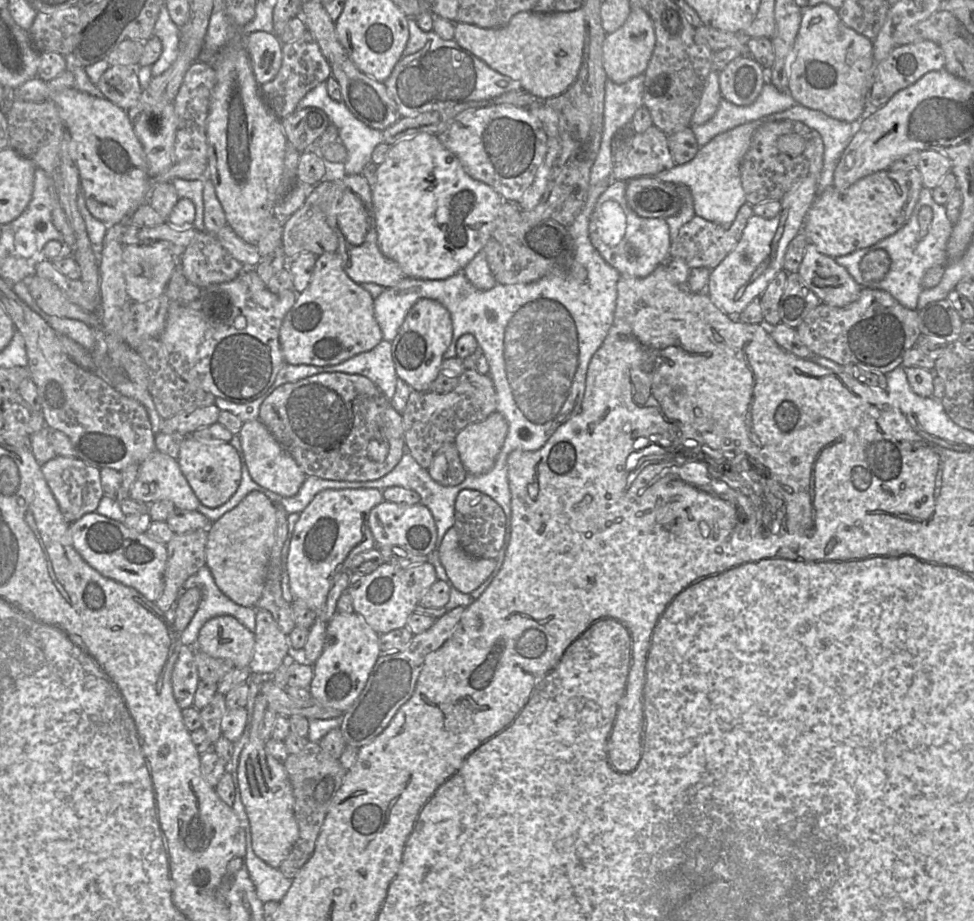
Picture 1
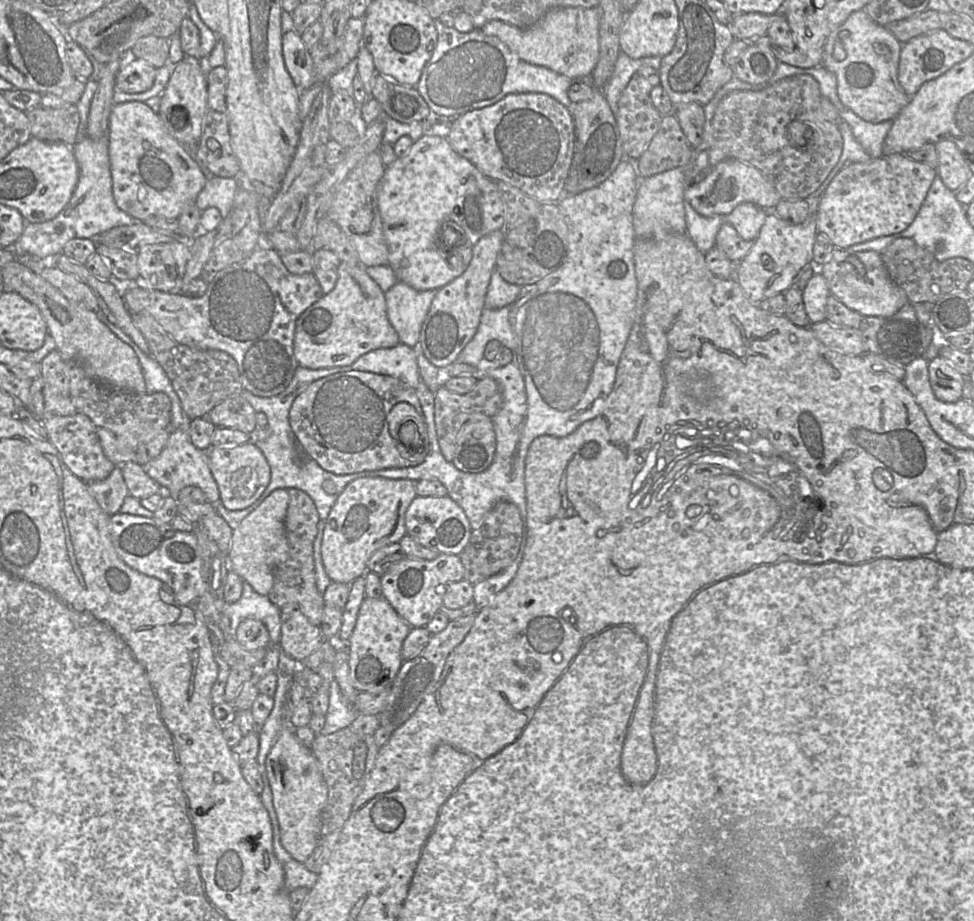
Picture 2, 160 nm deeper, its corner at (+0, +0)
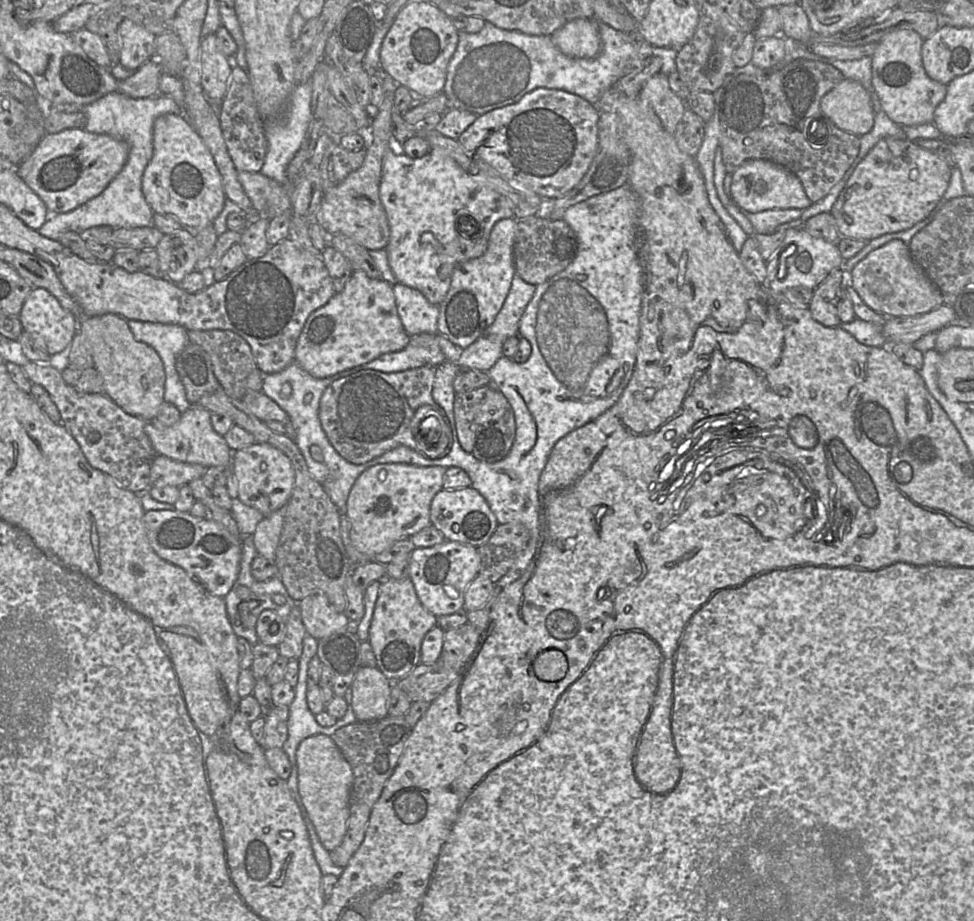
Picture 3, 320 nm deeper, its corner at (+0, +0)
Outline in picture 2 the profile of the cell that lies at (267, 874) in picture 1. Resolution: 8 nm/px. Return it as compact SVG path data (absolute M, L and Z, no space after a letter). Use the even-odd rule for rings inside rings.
M275 835L275 853L284 869L284 889L292 892L298 888L311 888L318 879L318 873L309 871L304 862L294 860L281 846Z

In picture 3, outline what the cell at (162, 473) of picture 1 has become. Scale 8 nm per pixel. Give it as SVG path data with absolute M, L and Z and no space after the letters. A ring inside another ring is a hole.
M191 405L176 424L167 428L156 428L152 423L147 423L145 432L158 456L183 463L199 464L207 468L225 467L230 464L233 451L224 437L214 431L211 416L212 413L208 410Z

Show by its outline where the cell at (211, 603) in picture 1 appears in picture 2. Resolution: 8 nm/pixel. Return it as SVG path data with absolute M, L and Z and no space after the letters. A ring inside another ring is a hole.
M246 582L241 597L235 602L227 602L222 598L221 585L212 594L216 593L218 598L215 604L229 638L235 638L237 628L244 619L256 619L267 627L271 643L278 643L281 635L281 611L267 595L258 594Z

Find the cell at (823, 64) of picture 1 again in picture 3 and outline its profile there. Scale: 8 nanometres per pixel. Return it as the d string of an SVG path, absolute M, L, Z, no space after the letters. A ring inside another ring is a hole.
M898 30L884 36L871 56L871 91L879 101L880 109L901 126L932 124L934 112L946 96L947 84L931 79L923 67L921 57L923 41L924 39L913 30Z

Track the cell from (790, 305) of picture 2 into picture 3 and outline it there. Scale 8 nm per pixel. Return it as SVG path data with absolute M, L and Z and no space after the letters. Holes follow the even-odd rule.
M840 268L833 270L813 291L809 311L814 320L826 327L840 326L838 298L847 291L849 272Z

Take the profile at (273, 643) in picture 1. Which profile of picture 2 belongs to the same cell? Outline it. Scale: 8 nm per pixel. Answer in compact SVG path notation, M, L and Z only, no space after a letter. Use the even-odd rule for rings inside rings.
M298 603L287 604L280 611L281 635L277 644L282 654L303 661L325 641L321 629L309 621Z

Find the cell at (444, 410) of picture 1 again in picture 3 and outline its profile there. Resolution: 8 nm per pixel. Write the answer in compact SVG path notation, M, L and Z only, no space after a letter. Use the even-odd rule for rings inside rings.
M482 386L455 395L453 415L456 435L461 448L468 453L475 445L473 422L488 392L489 386Z

